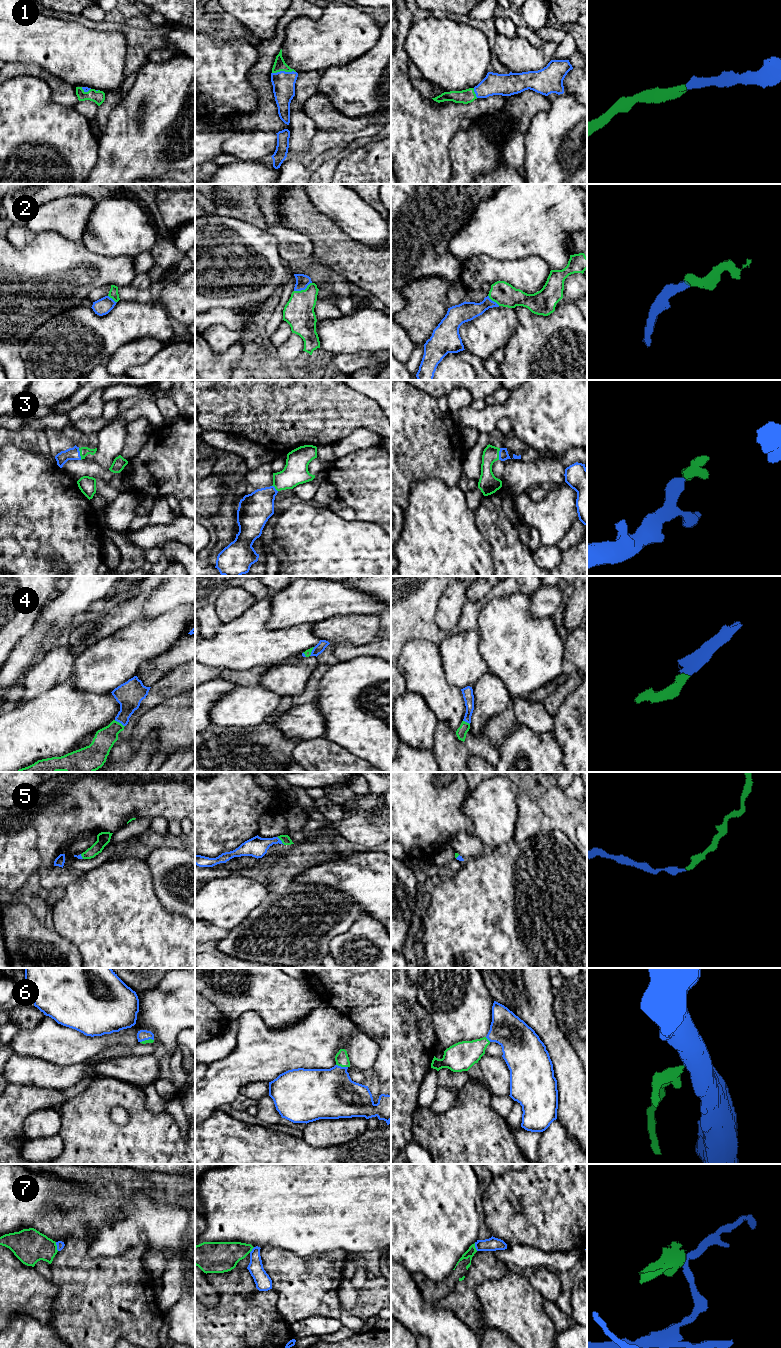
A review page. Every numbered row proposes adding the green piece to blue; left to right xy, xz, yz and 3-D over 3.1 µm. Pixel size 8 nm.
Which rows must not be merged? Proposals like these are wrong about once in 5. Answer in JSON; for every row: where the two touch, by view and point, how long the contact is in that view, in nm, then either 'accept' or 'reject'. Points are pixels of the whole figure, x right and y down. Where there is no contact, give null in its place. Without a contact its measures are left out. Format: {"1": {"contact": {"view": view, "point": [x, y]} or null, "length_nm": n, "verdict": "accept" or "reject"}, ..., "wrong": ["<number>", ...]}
{"1": {"contact": {"view": "xz", "point": [283, 71]}, "length_nm": 190, "verdict": "accept"}, "2": {"contact": {"view": "xz", "point": [302, 289]}, "length_nm": 160, "verdict": "accept"}, "3": {"contact": {"view": "xy", "point": [79, 454]}, "length_nm": 100, "verdict": "accept"}, "4": {"contact": {"view": "xy", "point": [119, 722]}, "length_nm": 100, "verdict": "accept"}, "5": {"contact": {"view": "xz", "point": [281, 841]}, "length_nm": 90, "verdict": "accept"}, "6": {"contact": {"view": "xz", "point": [342, 1067]}, "length_nm": 100, "verdict": "accept"}, "7": {"contact": {"view": "xy", "point": [57, 1246]}, "length_nm": 80, "verdict": "reject"}, "wrong": ["7"]}

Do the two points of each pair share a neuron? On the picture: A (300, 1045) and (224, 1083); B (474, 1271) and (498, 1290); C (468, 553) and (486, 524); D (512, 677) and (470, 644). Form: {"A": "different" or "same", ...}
{"A": "same", "B": "different", "C": "different", "D": "different"}

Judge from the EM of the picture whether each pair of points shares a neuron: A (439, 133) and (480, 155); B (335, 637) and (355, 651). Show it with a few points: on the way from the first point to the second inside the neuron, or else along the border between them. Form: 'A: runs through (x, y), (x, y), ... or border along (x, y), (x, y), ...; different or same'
A: border along (460, 129), (449, 147), (452, 164); different
B: border along (364, 643), (351, 644), (340, 641), (336, 644); different

